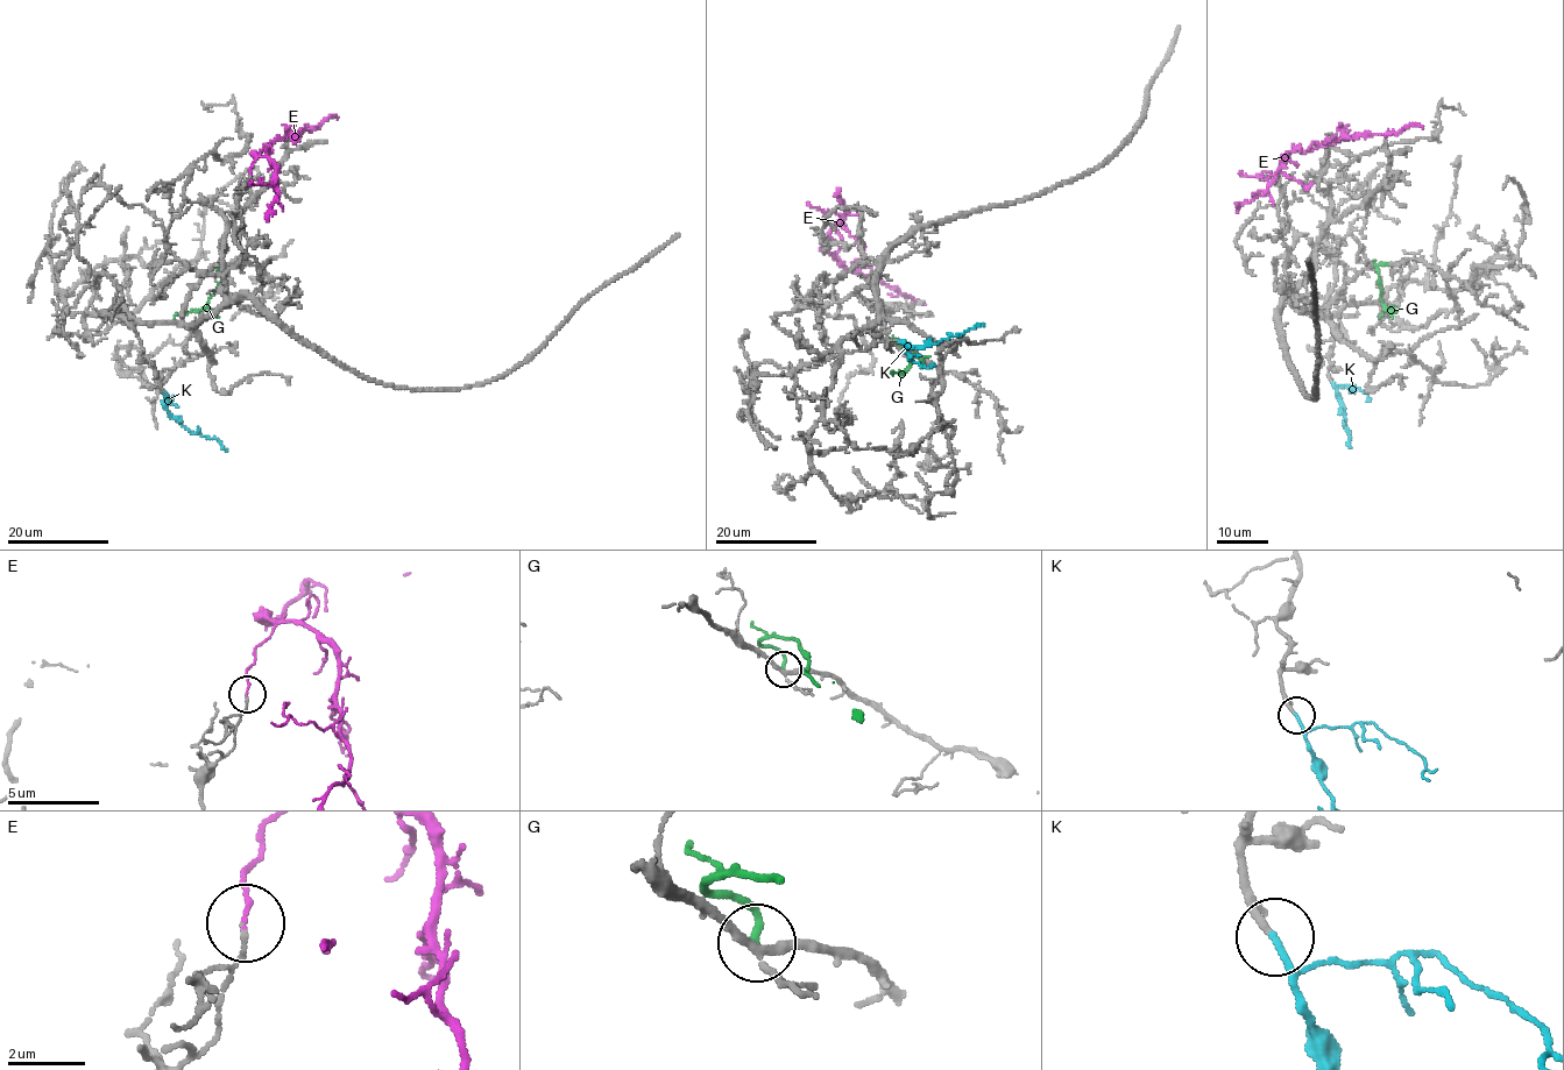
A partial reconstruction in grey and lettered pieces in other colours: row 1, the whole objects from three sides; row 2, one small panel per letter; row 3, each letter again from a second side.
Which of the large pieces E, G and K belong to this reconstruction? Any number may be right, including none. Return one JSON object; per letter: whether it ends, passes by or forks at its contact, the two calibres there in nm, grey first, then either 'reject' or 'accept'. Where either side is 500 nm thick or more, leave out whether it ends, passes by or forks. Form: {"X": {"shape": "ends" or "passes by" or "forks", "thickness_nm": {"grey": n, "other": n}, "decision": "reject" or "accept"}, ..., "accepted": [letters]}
{"E": {"shape": "ends", "thickness_nm": {"grey": 110, "other": 100}, "decision": "reject"}, "G": {"shape": "ends", "thickness_nm": {"grey": 220, "other": 240}, "decision": "reject"}, "K": {"shape": "ends", "thickness_nm": {"grey": 200, "other": 180}, "decision": "accept"}, "accepted": ["K"]}

